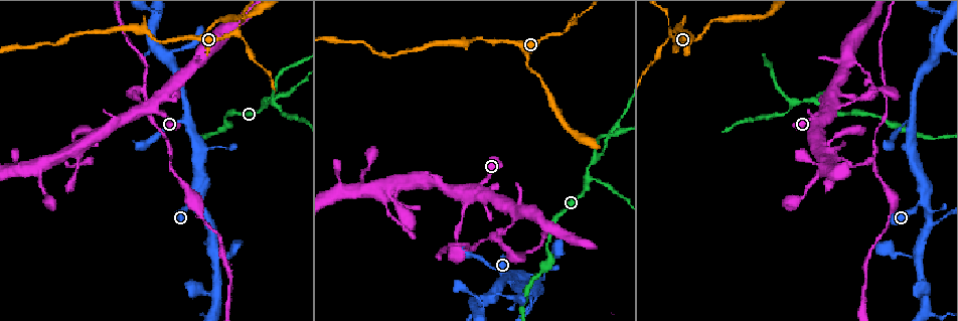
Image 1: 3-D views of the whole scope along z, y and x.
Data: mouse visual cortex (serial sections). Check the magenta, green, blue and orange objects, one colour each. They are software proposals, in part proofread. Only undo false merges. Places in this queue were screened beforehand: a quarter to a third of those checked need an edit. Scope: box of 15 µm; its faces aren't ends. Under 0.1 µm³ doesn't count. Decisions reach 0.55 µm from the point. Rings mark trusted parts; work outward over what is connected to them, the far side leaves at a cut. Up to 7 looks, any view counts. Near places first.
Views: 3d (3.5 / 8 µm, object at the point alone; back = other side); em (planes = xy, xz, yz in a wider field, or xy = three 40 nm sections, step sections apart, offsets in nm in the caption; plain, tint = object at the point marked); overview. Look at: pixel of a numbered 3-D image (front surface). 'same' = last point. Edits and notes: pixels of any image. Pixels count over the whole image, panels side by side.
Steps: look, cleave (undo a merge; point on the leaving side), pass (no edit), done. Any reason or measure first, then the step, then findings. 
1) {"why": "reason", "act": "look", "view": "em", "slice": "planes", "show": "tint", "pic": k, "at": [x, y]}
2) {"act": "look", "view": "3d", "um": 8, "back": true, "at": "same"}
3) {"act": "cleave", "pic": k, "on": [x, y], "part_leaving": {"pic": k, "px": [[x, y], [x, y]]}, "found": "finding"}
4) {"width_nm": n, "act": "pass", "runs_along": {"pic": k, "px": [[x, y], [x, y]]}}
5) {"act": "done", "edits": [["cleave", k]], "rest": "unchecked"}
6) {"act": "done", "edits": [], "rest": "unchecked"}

{"why": "side arm on a straight run", "act": "look", "view": "3d", "um": 3.5, "pic": 1, "at": [594, 159]}

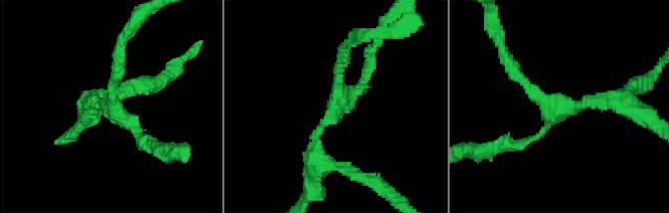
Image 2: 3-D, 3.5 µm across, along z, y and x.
{"act": "pass", "runs_along": {"pic": 2, "px": [[316, 159], [316, 133], [362, 83], [371, 58]]}, "found": "all the same cell"}

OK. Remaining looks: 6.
{"act": "look", "view": "3d", "um": 3.5, "pic": 1, "at": [827, 102]}

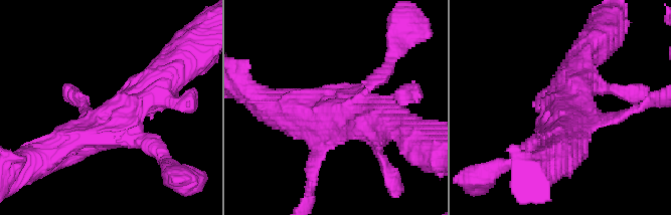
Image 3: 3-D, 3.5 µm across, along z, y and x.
{"arms": 4, "arm_widths_nm": [150, 250, 450, 500], "why": "shape alone is not enough", "act": "look", "view": "em", "slice": "xy", "step": 5, "show": "tint", "pic": 3, "at": [339, 110]}

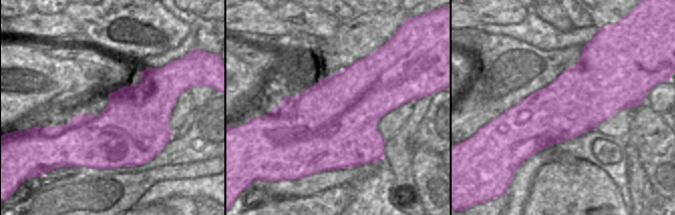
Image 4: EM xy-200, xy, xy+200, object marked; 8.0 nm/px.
{"act": "pass", "runs_along": {"pic": 3, "px": [[385, 71], [336, 113], [281, 110]]}, "found": "all the same cell"}

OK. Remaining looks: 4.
{"why": "arms part here", "act": "look", "view": "3d", "um": 8, "pic": 1, "at": [554, 32]}

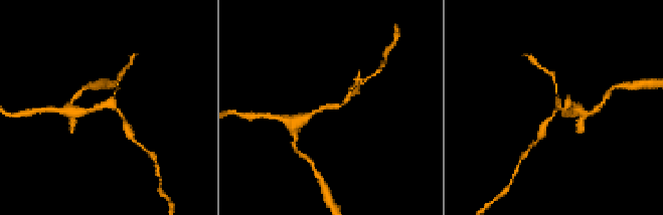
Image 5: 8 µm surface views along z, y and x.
{"act": "look", "view": "3d", "um": 3.5, "pic": 5, "at": [556, 104]}

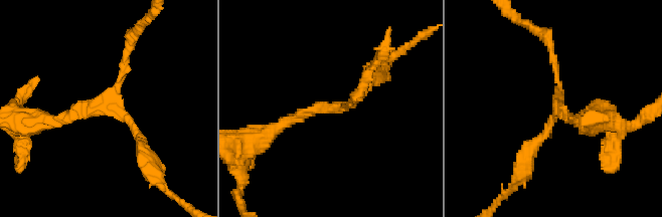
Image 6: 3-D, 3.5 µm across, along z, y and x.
{"act": "pass", "runs_along": {"pic": 6, "px": [[266, 134], [315, 107], [343, 107], [367, 84]]}, "found": "one cell here"}

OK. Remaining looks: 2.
{"act": "done", "edits": [], "rest": "unchecked"}

